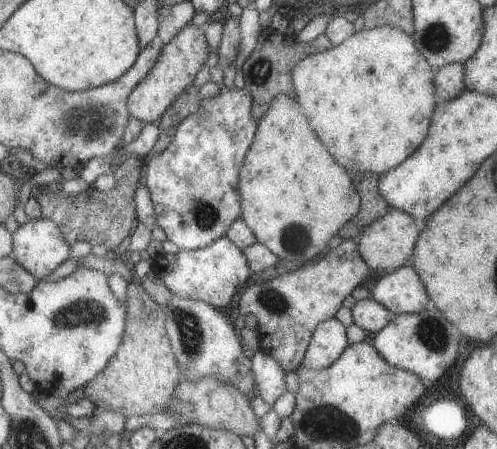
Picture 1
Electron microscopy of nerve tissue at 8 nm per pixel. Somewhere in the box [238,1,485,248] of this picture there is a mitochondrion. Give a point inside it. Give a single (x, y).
(437, 39)

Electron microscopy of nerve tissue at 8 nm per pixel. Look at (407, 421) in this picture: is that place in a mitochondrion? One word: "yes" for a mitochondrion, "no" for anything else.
no

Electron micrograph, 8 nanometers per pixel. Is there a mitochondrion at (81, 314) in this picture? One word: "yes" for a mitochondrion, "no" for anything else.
yes

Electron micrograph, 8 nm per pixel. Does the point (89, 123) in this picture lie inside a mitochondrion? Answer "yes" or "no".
yes

